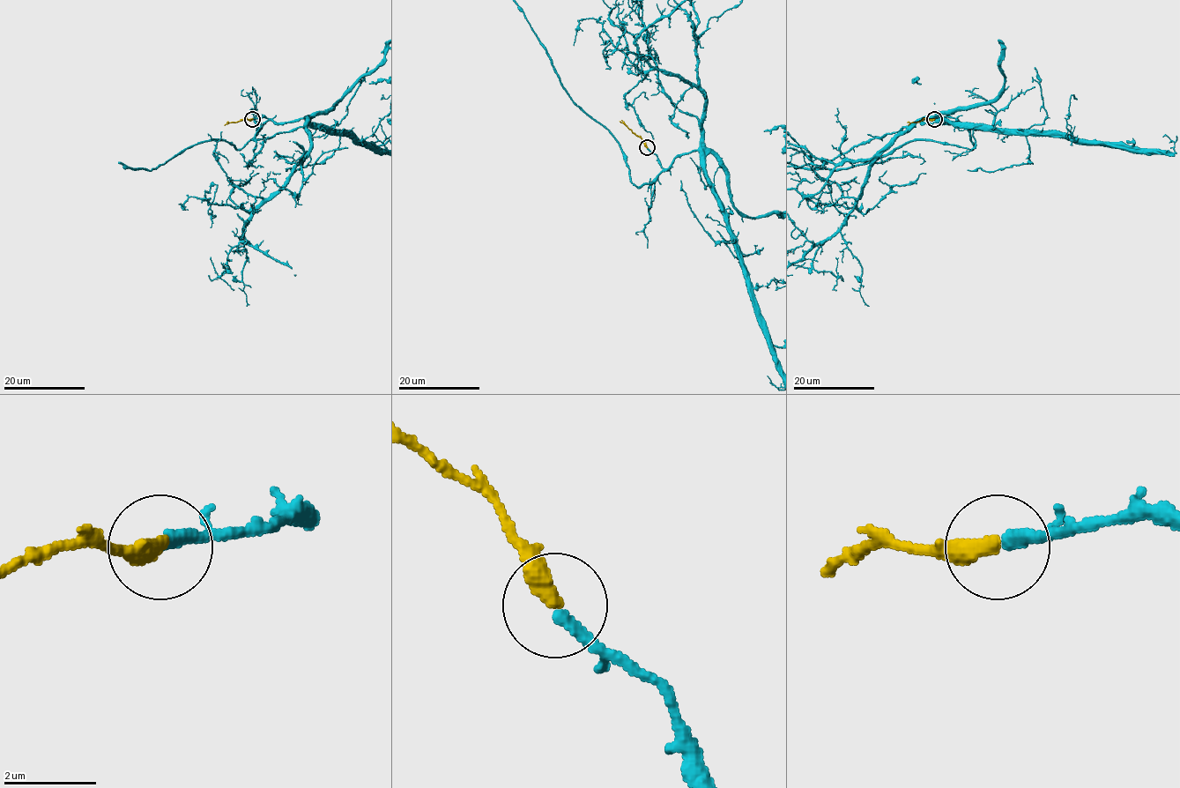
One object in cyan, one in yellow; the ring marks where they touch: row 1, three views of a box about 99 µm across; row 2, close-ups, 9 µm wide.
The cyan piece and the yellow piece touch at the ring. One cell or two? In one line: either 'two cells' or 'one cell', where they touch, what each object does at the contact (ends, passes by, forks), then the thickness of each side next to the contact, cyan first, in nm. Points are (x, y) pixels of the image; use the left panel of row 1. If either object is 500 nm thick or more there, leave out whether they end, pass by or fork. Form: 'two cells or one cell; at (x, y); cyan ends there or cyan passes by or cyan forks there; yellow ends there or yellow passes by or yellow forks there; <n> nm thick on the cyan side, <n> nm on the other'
one cell; at (252, 119); cyan ends there; yellow ends there; 280 nm thick on the cyan side, 440 nm on the other

